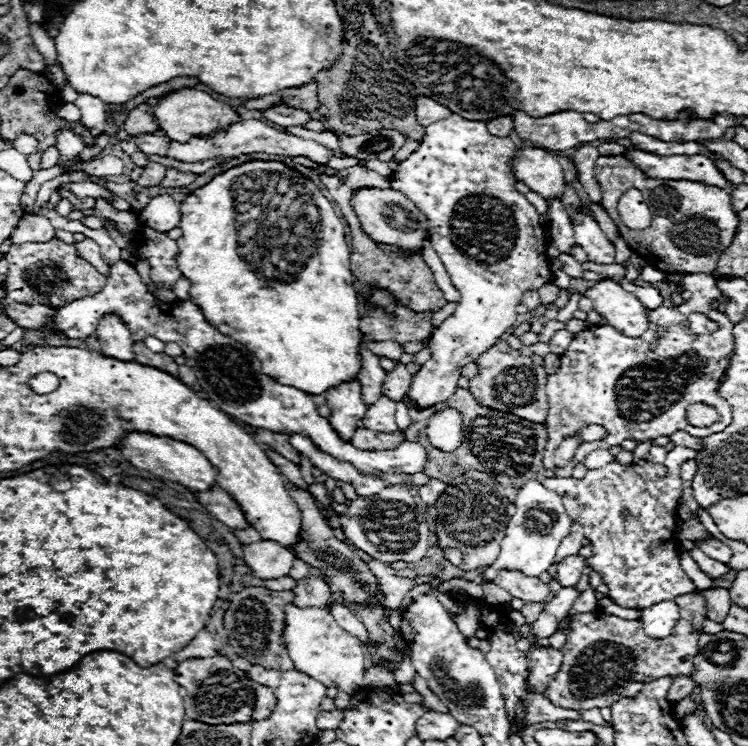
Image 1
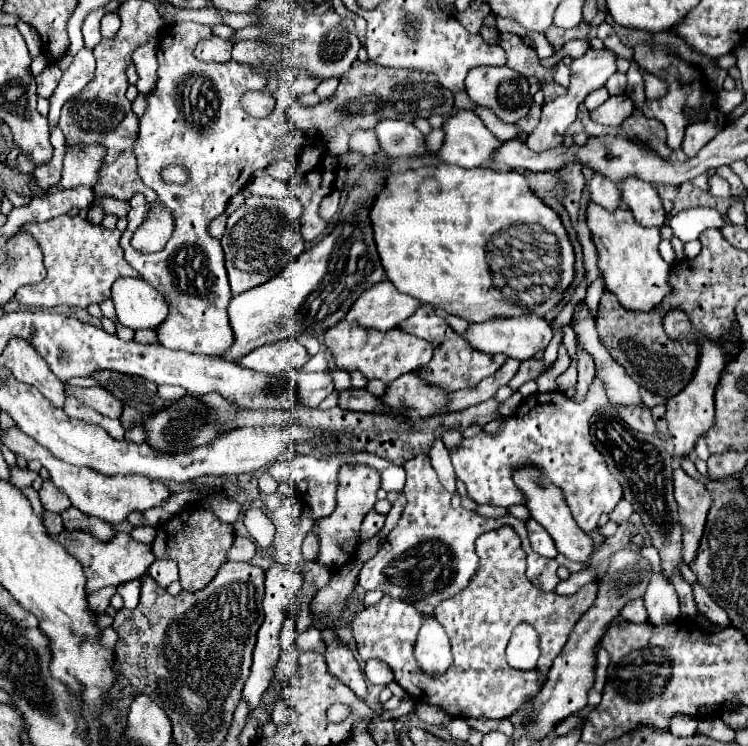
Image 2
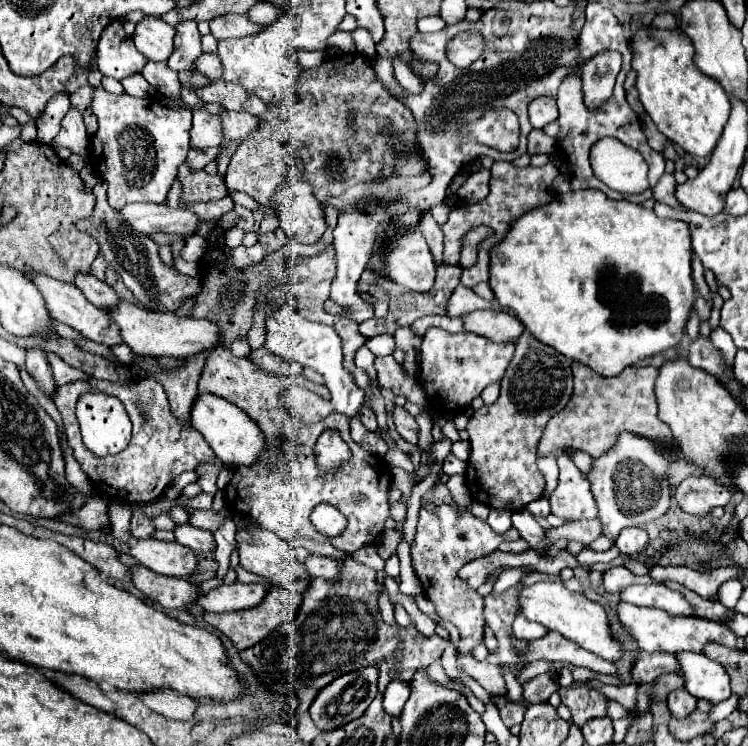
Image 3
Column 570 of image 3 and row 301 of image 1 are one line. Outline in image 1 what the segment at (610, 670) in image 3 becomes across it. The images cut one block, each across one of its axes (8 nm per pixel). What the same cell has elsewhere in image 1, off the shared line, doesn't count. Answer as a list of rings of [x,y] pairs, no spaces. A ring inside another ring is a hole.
[[[624,282],[624,288],[630,290],[630,292],[636,292],[636,296],[646,304],[646,308],[654,310],[654,308],[660,308],[664,306],[664,298],[660,296],[660,292],[656,288],[640,288],[636,284],[630,284],[630,282]]]

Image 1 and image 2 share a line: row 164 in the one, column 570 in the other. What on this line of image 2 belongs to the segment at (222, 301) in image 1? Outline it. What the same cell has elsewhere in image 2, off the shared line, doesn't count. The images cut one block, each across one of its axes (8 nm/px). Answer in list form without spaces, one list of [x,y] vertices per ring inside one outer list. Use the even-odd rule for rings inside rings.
[[[440,164],[436,168],[432,166],[422,166],[416,170],[406,170],[406,172],[392,172],[388,176],[388,184],[386,188],[376,196],[374,206],[372,206],[372,224],[374,224],[374,236],[376,236],[376,246],[378,246],[378,254],[382,260],[382,266],[386,270],[388,280],[404,294],[418,298],[424,304],[432,304],[440,310],[446,310],[446,314],[452,316],[460,316],[468,322],[486,322],[492,318],[518,318],[524,314],[536,314],[536,316],[544,316],[546,312],[554,310],[558,306],[558,302],[562,300],[564,290],[572,284],[574,280],[574,248],[572,242],[568,238],[566,228],[562,226],[560,216],[546,206],[528,186],[528,180],[514,172],[496,172],[496,170],[488,170],[488,168],[476,168],[476,170],[466,170],[462,166],[456,164]]]

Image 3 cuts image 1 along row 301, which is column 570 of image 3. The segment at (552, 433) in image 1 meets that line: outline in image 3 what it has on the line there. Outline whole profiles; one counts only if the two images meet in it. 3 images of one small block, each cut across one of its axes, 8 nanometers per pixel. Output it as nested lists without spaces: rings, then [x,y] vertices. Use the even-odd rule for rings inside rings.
[[[558,688],[562,704],[570,708],[572,722],[580,728],[586,720],[606,716],[606,696],[592,688]]]

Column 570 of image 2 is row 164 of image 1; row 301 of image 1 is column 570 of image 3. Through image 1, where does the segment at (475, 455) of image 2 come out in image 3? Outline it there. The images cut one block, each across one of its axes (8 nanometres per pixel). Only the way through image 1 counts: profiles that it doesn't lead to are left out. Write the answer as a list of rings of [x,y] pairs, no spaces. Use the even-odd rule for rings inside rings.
[[[566,454],[558,458],[558,468],[560,468],[558,488],[550,494],[552,514],[568,522],[598,516],[596,500],[592,496],[588,478],[582,476],[582,472],[574,466],[574,462]]]

